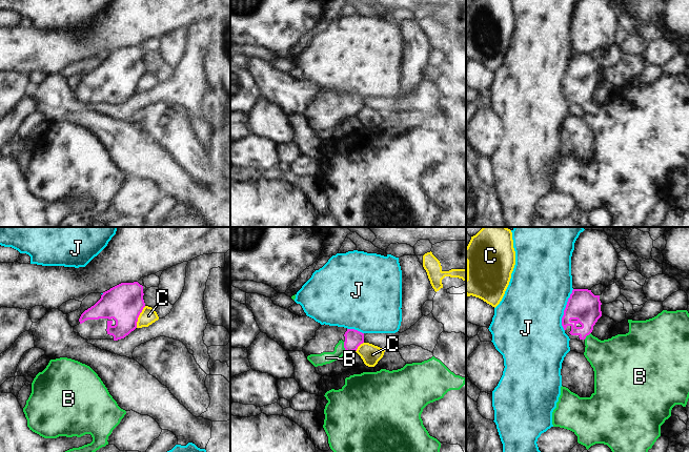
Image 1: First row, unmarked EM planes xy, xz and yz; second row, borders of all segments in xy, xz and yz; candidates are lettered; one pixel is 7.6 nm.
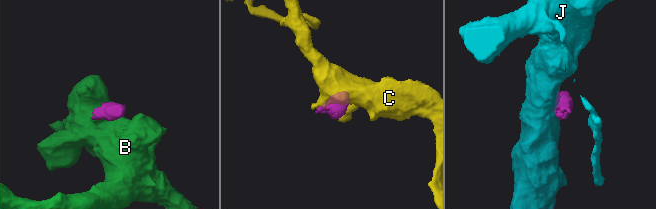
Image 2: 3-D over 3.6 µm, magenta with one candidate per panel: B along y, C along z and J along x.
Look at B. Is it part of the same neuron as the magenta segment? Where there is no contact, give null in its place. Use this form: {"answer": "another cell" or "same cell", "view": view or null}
{"answer": "same cell", "view": "xz"}

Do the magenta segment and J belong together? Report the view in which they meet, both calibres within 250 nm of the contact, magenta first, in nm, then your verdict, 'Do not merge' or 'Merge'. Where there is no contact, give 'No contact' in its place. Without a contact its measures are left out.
Touches magenta in yz. Thickness 240 nm (magenta) against 480 nm. Do not merge.

